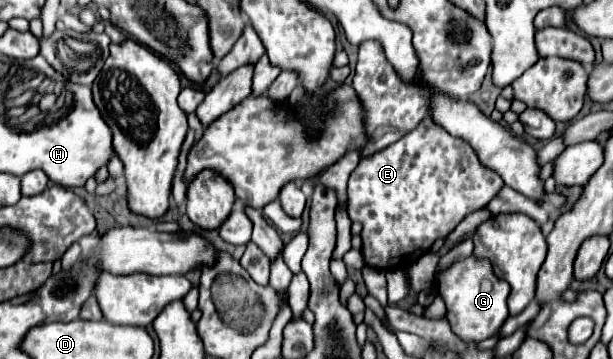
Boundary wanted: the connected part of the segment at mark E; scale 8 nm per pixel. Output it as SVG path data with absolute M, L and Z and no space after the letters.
M431 117L423 119L411 133L401 137L387 149L375 153L375 157L361 159L361 163L349 177L347 193L351 221L359 221L363 225L363 263L379 271L411 267L421 255L431 249L435 239L449 235L465 215L483 209L499 193L501 187L503 179L479 161L475 149L467 141L449 135Z

